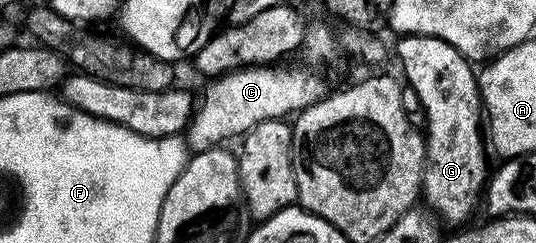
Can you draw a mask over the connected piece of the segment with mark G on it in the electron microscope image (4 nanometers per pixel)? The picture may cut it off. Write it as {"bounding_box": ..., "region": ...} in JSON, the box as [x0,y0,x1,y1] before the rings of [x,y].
{"bounding_box":[395,35,491,224],"region":[[[402,35],[397,41],[395,56],[401,59],[401,68],[409,79],[406,80],[408,87],[419,94],[419,102],[423,102],[425,111],[425,177],[421,180],[423,200],[430,204],[428,207],[442,221],[445,219],[449,224],[461,224],[482,203],[487,177],[491,172],[491,164],[489,168],[489,160],[485,157],[487,140],[483,135],[483,109],[481,93],[477,90],[477,72],[455,46],[438,37]]]}

